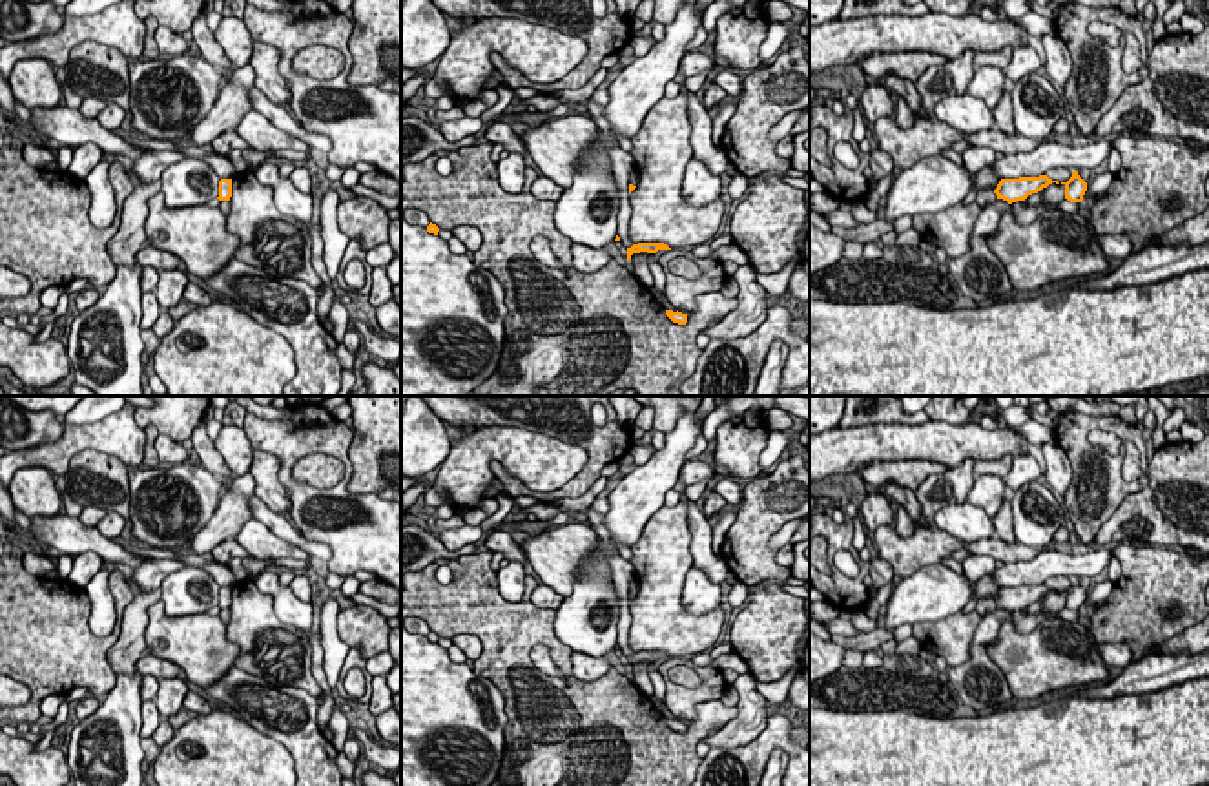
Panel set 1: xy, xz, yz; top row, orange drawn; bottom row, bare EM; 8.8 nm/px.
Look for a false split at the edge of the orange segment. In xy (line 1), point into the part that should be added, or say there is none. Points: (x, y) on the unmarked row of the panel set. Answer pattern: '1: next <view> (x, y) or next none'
1: next none

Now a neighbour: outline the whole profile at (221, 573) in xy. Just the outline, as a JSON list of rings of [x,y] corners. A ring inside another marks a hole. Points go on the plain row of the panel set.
[[[208,564],[197,569],[204,569],[221,587],[233,587],[237,584],[237,576],[226,564]]]

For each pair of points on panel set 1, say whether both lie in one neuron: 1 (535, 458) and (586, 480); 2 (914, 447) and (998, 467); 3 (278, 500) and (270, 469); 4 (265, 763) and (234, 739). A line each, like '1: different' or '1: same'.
1: different
2: different
3: same
4: same

